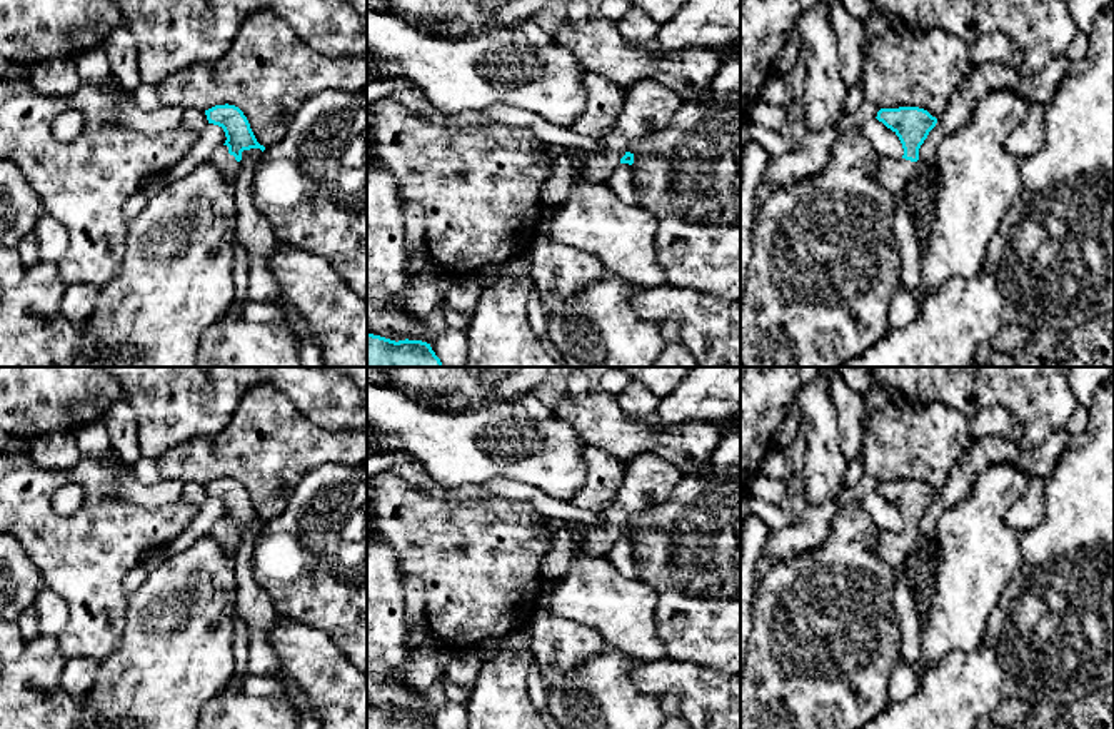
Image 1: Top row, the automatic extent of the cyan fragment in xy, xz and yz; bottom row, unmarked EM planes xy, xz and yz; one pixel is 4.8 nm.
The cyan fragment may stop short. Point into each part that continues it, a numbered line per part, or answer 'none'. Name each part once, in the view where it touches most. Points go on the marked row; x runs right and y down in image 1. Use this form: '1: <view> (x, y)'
1: xy (220, 157)

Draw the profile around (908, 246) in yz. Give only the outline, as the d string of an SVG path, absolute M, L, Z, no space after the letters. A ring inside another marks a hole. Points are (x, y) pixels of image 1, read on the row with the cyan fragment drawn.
M902 194L894 195L894 235L901 254L901 280L916 297L917 304L924 304L926 294L921 284L921 247L916 239L916 229L906 207Z

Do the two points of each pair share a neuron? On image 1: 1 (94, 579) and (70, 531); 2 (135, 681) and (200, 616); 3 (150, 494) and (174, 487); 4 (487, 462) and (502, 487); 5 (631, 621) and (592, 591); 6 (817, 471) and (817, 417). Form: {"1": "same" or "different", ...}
{"1": "same", "2": "same", "3": "same", "4": "different", "5": "same", "6": "same"}

